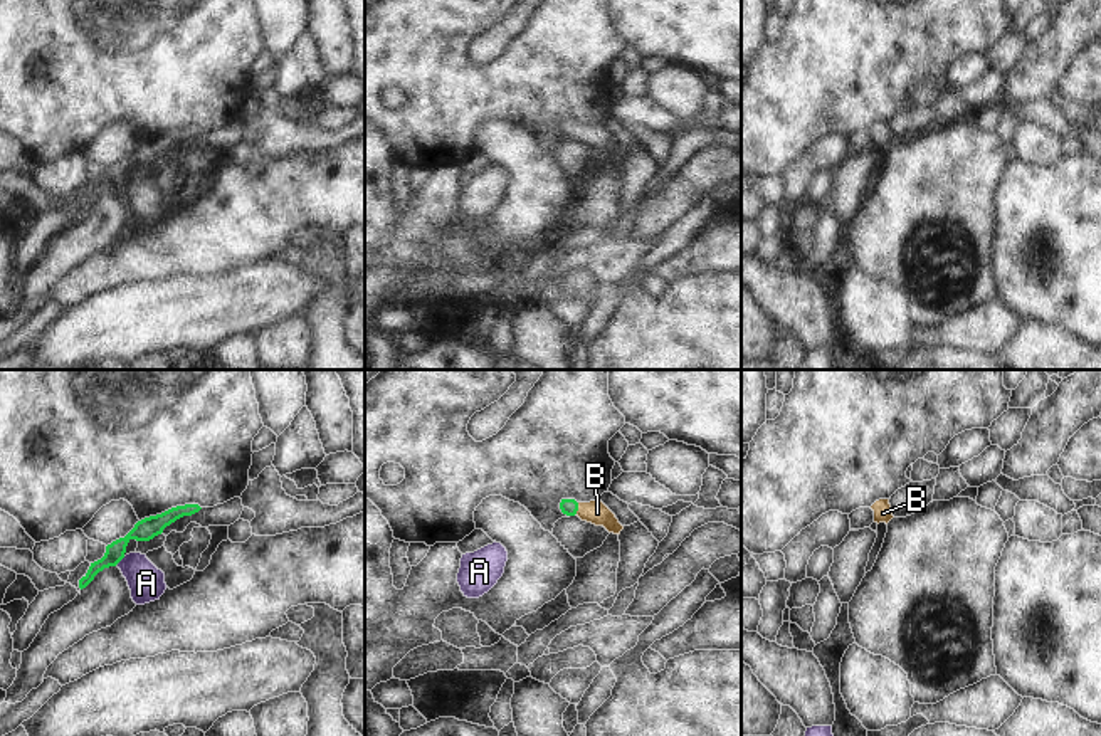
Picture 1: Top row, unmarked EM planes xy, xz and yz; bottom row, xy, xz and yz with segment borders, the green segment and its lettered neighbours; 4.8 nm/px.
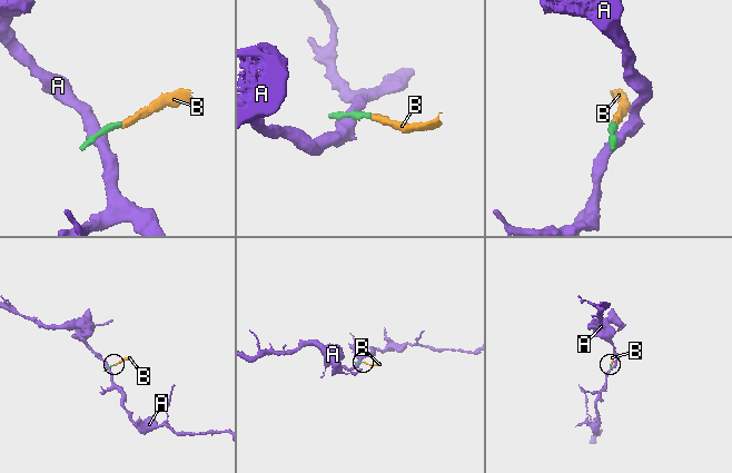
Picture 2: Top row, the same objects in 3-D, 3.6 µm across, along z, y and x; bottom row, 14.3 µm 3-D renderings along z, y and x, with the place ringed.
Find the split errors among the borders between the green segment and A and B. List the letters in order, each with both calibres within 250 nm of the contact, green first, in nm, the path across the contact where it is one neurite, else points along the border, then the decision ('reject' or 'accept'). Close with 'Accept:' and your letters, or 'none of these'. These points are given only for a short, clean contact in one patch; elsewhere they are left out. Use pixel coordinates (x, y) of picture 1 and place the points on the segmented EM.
A: 110 nm thick on the green side, 170 nm on the other; border along xy (125, 557), (116, 563); reject
B: 80 nm thick on the green side, 110 nm on the other; accept
Accept: B

